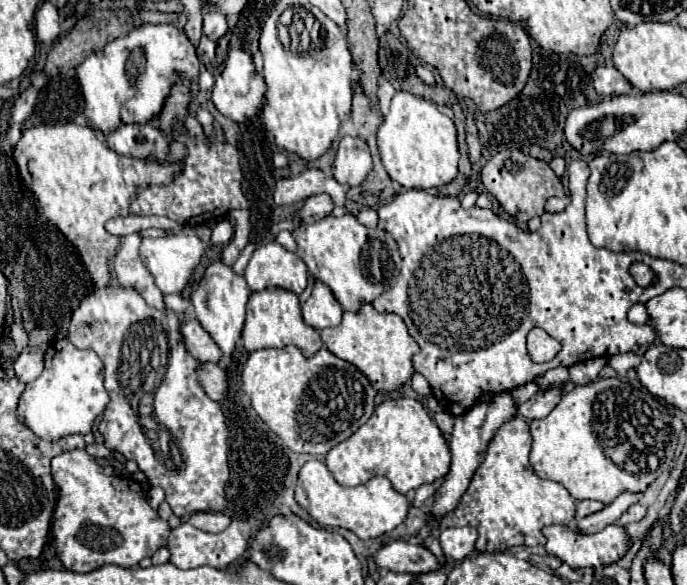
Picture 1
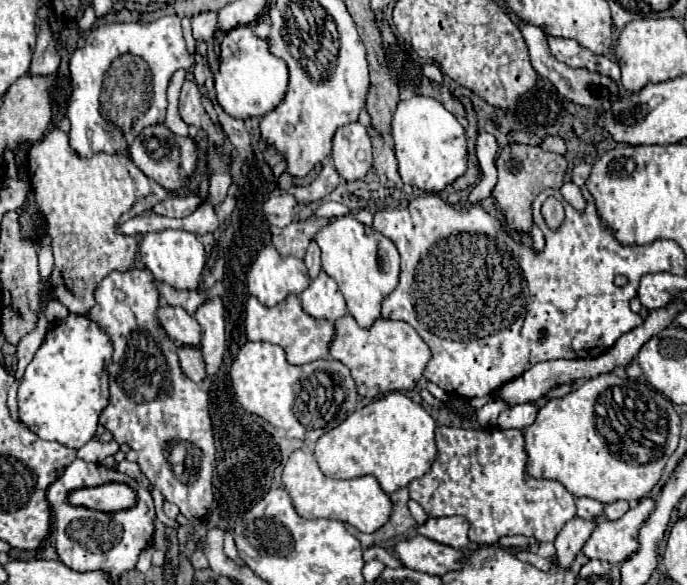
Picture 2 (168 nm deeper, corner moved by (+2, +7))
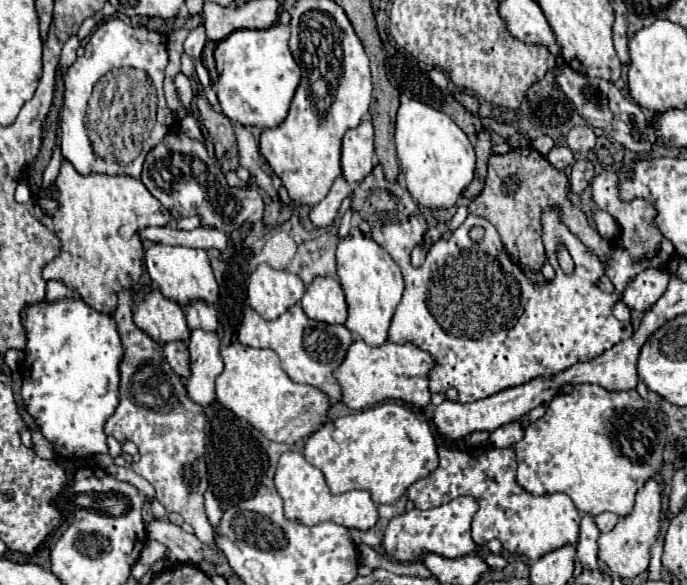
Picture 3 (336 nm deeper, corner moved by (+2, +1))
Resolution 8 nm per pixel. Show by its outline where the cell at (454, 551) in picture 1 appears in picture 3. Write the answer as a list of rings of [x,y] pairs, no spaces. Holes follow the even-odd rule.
[[[455,498],[445,506],[429,508],[429,510],[409,510],[401,516],[395,516],[385,530],[385,552],[399,562],[419,560],[421,552],[435,552],[445,558],[459,558],[475,550],[475,542],[471,540],[471,518],[477,512],[477,502],[473,498]]]

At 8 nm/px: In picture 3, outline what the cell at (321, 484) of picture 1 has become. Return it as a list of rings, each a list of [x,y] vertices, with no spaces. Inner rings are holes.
[[[285,452],[279,458],[279,466],[275,472],[275,488],[279,496],[285,502],[285,516],[289,520],[297,520],[305,526],[315,526],[321,522],[333,522],[341,524],[345,528],[357,528],[357,530],[371,530],[379,518],[377,504],[371,498],[369,490],[351,490],[345,494],[331,494],[331,490],[325,484],[325,476],[319,468],[311,466],[301,452]]]

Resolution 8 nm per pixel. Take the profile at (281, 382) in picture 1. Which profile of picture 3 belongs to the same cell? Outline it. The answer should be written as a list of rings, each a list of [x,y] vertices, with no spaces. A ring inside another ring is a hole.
[[[231,344],[221,350],[221,356],[225,362],[225,370],[217,378],[217,400],[227,410],[231,410],[235,416],[245,418],[253,428],[261,430],[269,440],[283,442],[283,444],[295,444],[299,440],[313,436],[327,422],[327,414],[333,406],[329,396],[321,388],[293,382],[283,372],[283,368],[279,364],[279,356],[273,350],[269,350],[269,348],[259,350],[259,348],[251,348],[251,346],[243,346],[243,344]]]

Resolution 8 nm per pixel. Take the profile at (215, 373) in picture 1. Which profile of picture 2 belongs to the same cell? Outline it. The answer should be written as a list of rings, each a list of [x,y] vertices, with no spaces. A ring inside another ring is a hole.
[[[179,346],[177,348],[177,356],[179,356],[179,364],[181,370],[193,380],[193,382],[201,382],[205,378],[205,362],[201,358],[199,348],[195,346]]]

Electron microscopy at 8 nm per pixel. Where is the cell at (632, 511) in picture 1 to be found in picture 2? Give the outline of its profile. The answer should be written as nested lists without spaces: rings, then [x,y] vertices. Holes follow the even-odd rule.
[[[617,500],[617,502],[605,506],[603,516],[605,516],[605,520],[617,520],[617,518],[621,518],[627,510],[629,510],[629,502],[625,502],[625,500]]]

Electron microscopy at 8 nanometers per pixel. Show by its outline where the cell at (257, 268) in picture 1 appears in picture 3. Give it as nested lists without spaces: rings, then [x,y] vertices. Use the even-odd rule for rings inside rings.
[[[259,264],[247,286],[251,308],[265,320],[279,318],[289,306],[297,304],[305,294],[303,280],[287,270],[273,270],[269,264]]]

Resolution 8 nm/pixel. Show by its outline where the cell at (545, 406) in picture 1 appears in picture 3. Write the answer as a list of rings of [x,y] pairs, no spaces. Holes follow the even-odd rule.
[[[509,422],[509,424],[503,424],[491,432],[491,444],[495,448],[507,448],[507,446],[513,446],[515,442],[519,442],[523,436],[525,436],[523,424],[521,422]]]

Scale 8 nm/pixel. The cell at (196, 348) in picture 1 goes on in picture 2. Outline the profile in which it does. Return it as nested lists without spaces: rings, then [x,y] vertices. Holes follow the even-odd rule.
[[[159,306],[157,320],[165,328],[165,334],[185,346],[199,346],[201,342],[201,328],[193,316],[189,316],[183,308],[173,306]]]

